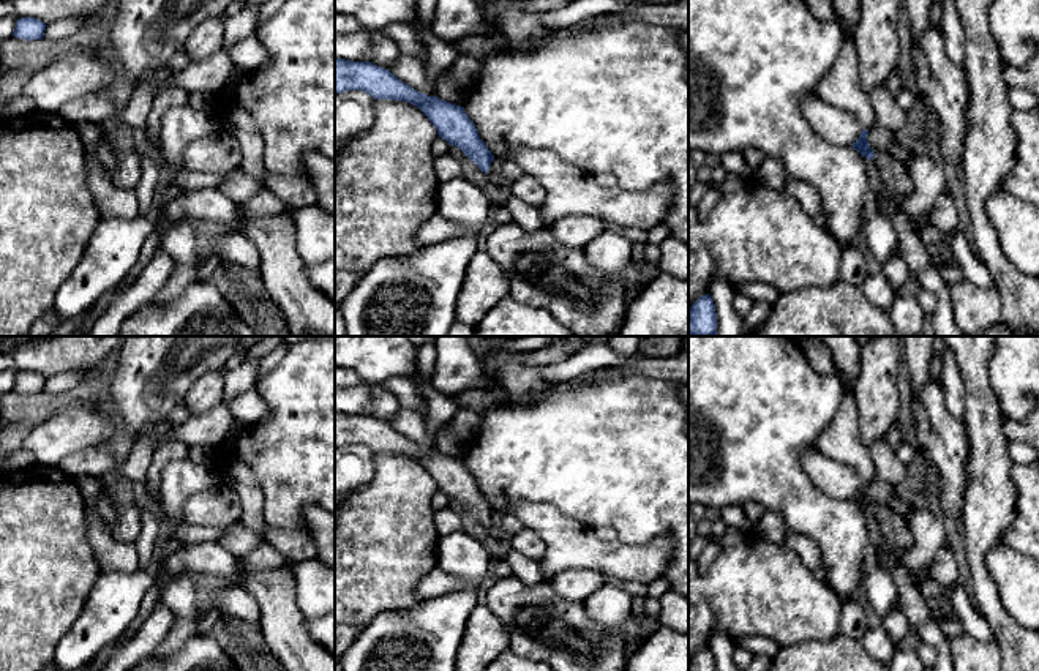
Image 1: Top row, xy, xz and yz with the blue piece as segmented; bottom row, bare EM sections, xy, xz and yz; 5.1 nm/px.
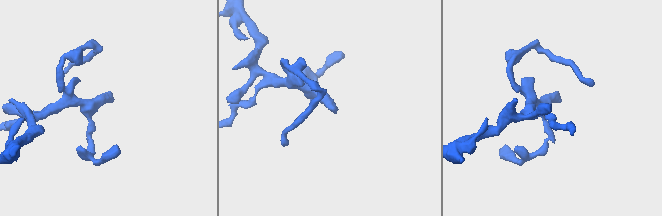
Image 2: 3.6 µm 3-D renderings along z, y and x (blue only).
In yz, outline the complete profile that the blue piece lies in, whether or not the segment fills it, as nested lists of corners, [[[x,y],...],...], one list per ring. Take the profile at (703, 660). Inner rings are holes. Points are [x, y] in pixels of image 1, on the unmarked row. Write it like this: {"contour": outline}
{"contour": [[[709,647],[701,649],[690,662],[688,671],[717,671],[714,654]]]}

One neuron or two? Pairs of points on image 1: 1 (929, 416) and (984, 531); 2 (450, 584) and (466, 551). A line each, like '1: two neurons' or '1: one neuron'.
1: two neurons
2: two neurons

